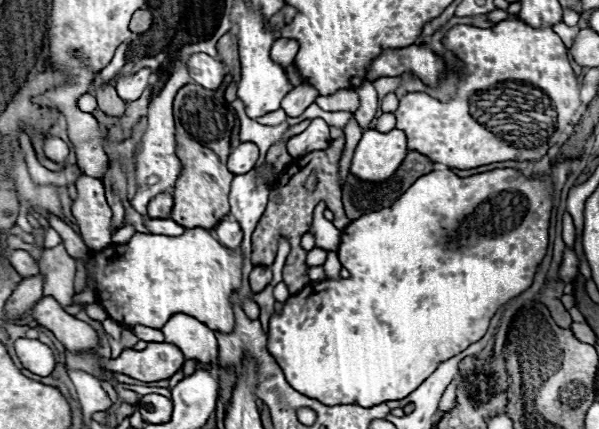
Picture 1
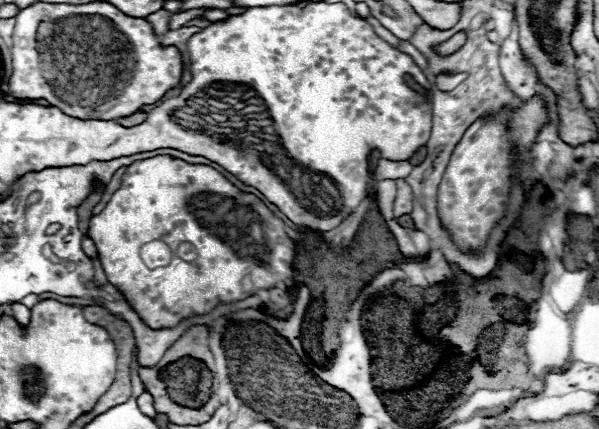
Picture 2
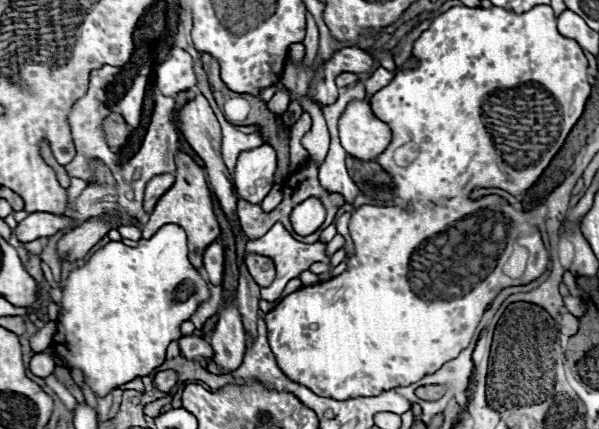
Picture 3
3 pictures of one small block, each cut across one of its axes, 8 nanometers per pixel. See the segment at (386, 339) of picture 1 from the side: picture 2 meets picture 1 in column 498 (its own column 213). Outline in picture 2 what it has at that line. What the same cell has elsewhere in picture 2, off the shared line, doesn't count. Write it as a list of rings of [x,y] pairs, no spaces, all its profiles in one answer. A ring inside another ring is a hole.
[[[154,156],[128,166],[122,186],[112,194],[106,208],[92,216],[88,236],[94,240],[98,260],[110,284],[114,284],[140,318],[150,328],[172,328],[182,318],[208,314],[218,302],[236,302],[250,296],[242,290],[242,278],[252,274],[256,288],[274,288],[276,282],[284,282],[294,274],[294,242],[284,232],[282,220],[278,220],[262,200],[254,194],[238,190],[218,170],[206,164],[190,164],[172,156]],[[152,240],[162,240],[172,248],[172,262],[164,268],[150,270],[142,258],[140,248]],[[182,242],[190,242],[196,248],[198,258],[186,262],[178,258],[176,248]]]

